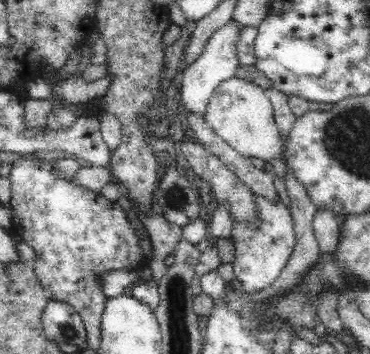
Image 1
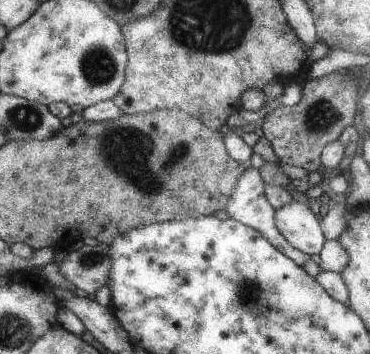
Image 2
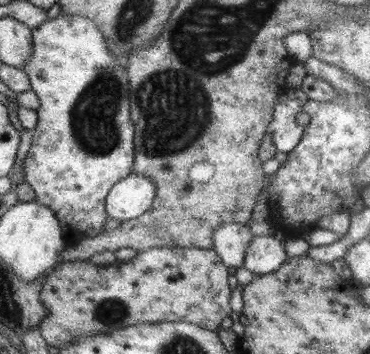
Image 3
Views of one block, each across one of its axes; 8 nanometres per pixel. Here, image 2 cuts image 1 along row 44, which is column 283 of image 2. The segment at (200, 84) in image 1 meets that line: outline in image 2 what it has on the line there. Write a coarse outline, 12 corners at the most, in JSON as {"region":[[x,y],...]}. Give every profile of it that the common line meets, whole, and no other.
{"region":[[295,200],[275,210],[275,226],[309,256],[327,240],[319,216]]}

